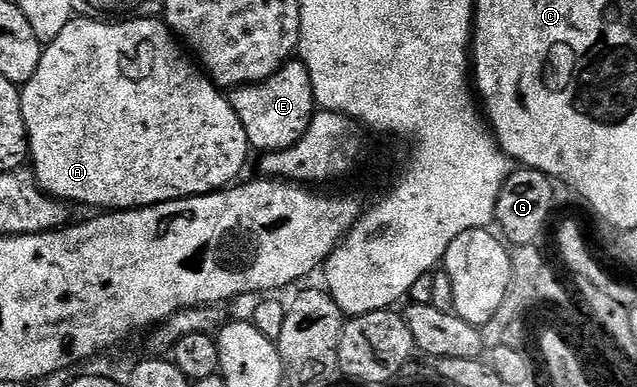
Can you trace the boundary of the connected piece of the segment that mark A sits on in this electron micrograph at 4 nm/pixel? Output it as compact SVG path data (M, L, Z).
M90 16L85 17L75 17L68 28L56 36L56 40L48 43L42 51L42 59L32 80L21 87L24 124L30 137L32 173L39 190L63 204L79 202L82 206L99 206L97 209L102 212L121 212L143 210L146 206L159 206L181 198L196 198L199 194L212 194L237 183L243 177L241 174L246 166L246 157L252 154L248 132L244 132L244 124L240 124L240 116L236 116L229 97L191 61L165 21L158 18L95 20Z

